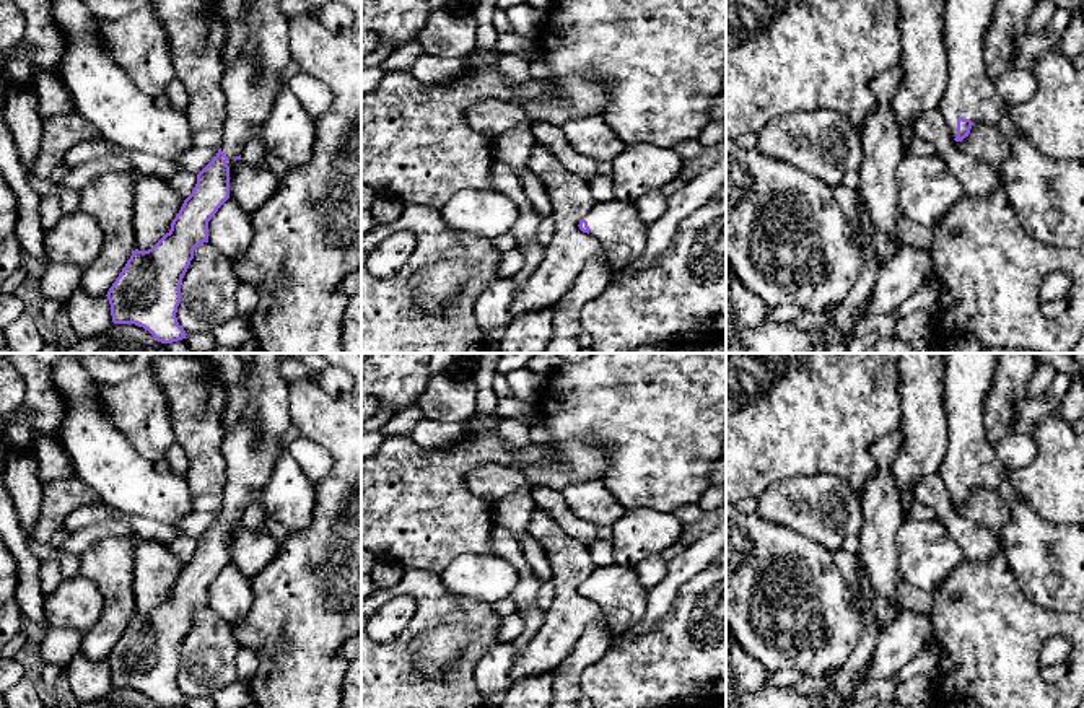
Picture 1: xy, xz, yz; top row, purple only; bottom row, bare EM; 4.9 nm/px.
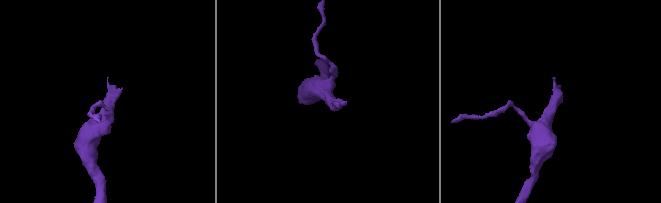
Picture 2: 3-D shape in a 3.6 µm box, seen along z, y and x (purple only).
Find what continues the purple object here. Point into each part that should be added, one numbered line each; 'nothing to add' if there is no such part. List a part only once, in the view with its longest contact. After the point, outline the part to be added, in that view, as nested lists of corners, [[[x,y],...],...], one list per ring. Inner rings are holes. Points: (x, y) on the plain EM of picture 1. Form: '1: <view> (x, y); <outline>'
1: yz (1047, 560); [[[942,353],[944,376],[944,415],[946,451],[938,469],[939,477],[951,496],[957,501],[957,483],[975,487],[993,485],[1011,511],[1009,522],[1001,529],[1001,545],[1006,562],[1022,591],[1035,605],[1058,615],[1079,614],[1084,610],[1084,532],[1076,526],[1053,524],[1042,519],[1004,477],[994,449],[986,438],[983,420],[985,400],[993,381],[998,353]]]

